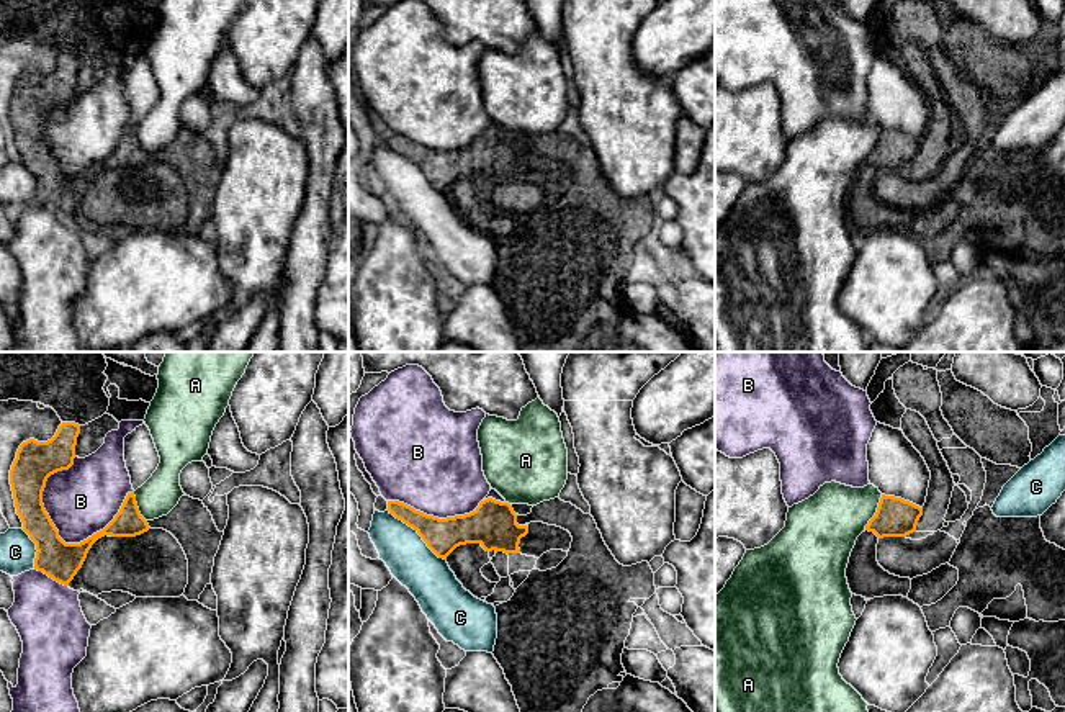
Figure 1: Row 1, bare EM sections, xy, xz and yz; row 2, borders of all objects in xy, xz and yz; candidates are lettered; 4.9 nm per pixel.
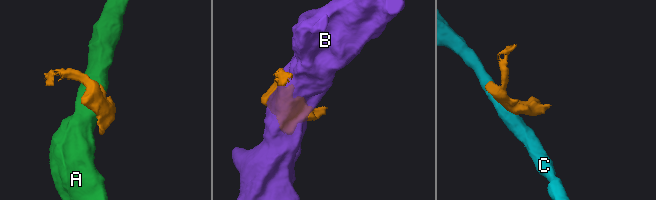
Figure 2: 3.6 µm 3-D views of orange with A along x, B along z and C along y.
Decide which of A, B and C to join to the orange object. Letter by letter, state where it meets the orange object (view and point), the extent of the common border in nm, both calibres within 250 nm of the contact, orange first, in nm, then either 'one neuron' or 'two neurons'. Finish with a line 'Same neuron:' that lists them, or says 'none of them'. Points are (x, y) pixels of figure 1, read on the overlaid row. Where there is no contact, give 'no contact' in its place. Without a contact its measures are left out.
A: meets orange in yz at (876, 513); contact 200 nm long; 190 nm thick on the orange side, 320 nm on the other; two neurons
B: meets orange in xy at (84, 540); contact 460 nm long; 190 nm thick on the orange side, 340 nm on the other; two neurons
C: meets orange in xz at (417, 532); contact 380 nm long; 180 nm thick on the orange side, 220 nm on the other; two neurons
Same neuron: none of them

